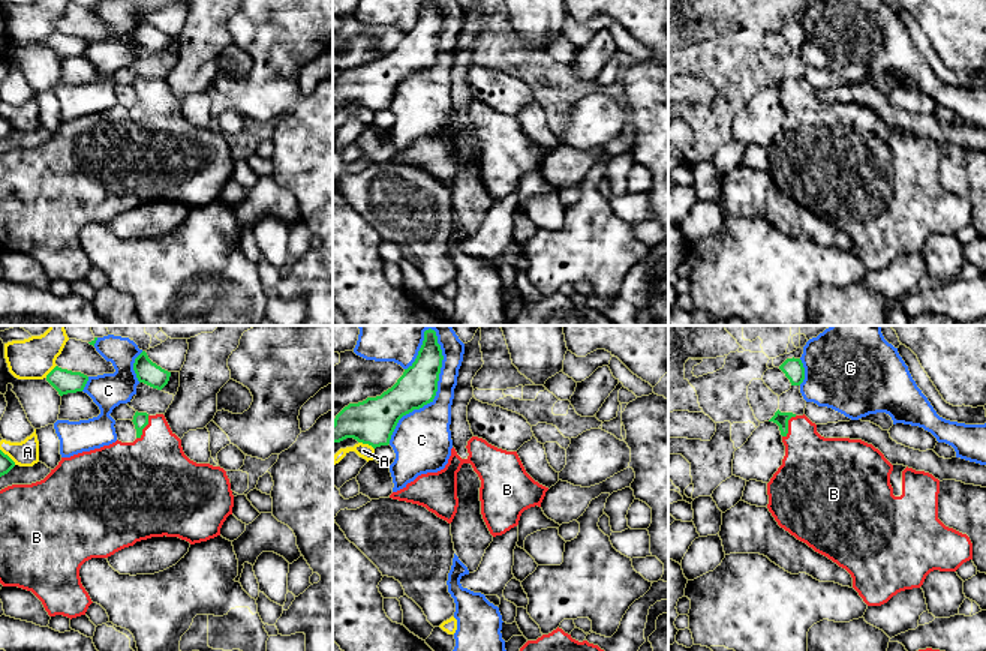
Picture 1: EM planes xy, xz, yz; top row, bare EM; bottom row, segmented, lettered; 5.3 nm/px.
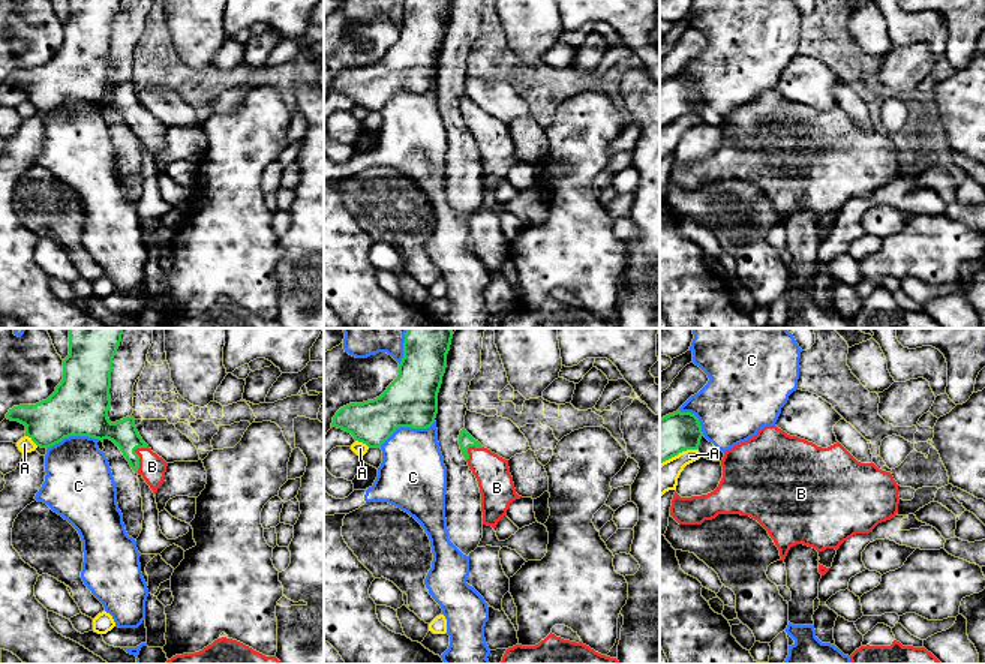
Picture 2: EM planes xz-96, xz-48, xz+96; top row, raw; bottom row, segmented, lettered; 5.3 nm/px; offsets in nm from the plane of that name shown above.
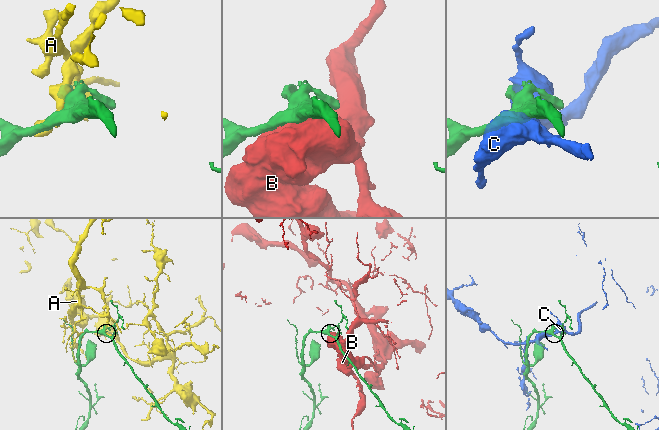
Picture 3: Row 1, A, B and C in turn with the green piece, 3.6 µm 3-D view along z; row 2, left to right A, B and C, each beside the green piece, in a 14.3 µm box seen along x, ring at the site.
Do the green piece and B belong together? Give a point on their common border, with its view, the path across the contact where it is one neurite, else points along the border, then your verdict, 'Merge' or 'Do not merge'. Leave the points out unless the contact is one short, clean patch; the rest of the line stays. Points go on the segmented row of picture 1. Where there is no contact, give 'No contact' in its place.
Touches green at yz (787, 425). Path across: yz (781, 419), (787, 425), (800, 438), (812, 464). Merge

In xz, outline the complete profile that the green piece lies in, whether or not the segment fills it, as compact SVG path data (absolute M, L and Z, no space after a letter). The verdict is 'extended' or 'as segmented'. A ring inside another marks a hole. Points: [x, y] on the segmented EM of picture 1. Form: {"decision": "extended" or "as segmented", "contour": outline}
{"decision": "as segmented", "contour": "M424 332L415 362L381 396L349 404L334 418L333 442L354 438L373 448L388 446L399 420L433 402L442 368L442 350L436 332Z"}

